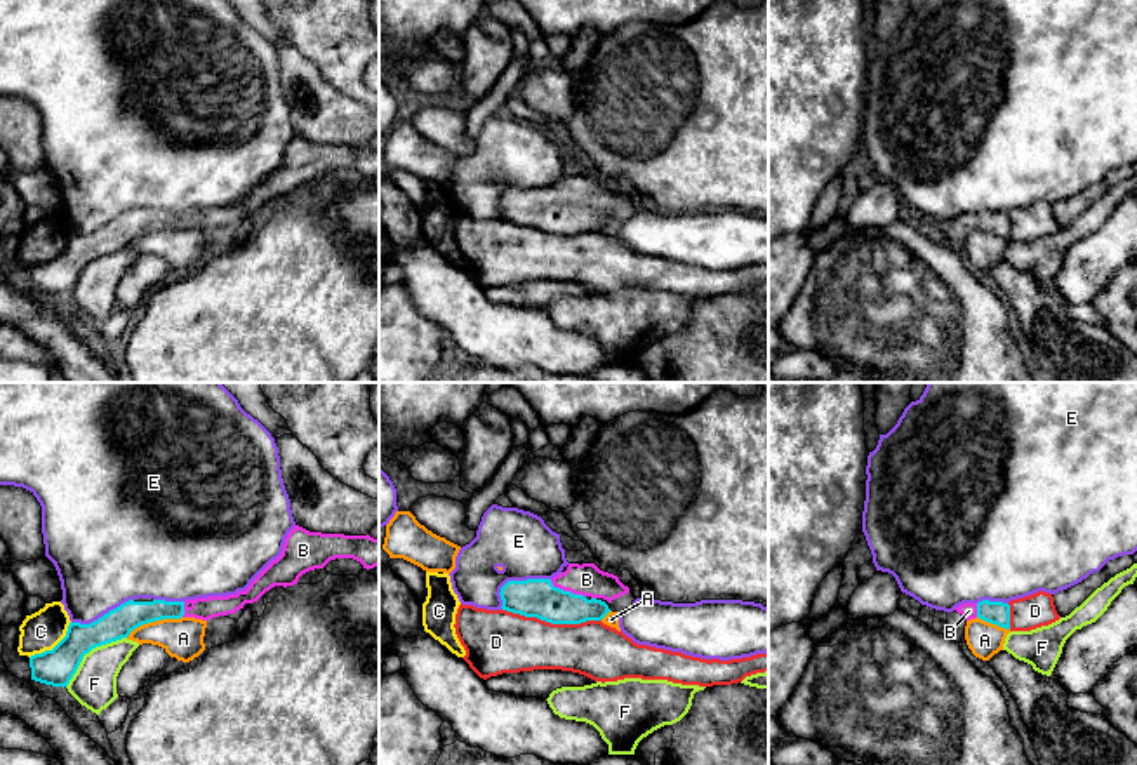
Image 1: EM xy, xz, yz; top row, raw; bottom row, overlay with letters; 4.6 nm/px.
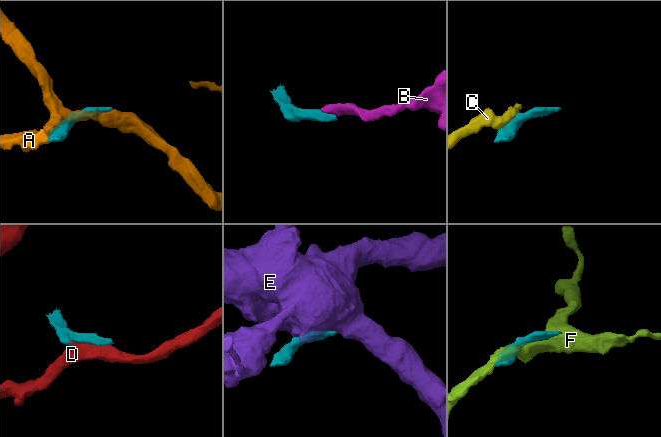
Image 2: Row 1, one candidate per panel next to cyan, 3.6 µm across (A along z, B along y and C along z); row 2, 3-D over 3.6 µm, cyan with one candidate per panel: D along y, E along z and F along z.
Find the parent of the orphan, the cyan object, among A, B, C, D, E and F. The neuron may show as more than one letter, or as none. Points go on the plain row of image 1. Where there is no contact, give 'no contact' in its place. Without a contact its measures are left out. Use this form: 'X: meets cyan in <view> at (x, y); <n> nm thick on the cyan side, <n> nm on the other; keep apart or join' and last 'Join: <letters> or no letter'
A: meets cyan in xy at (153, 232); 140 nm thick on the cyan side, 190 nm on the other; keep apart
B: meets cyan in xz at (567, 202); 180 nm thick on the cyan side, 150 nm on the other; join
C: meets cyan in xy at (56, 256); 170 nm thick on the cyan side, 180 nm on the other; keep apart
D: meets cyan in xz at (551, 233); 180 nm thick on the cyan side, 280 nm on the other; keep apart
E: meets cyan in xz at (515, 192); 180 nm thick on the cyan side, 280 nm on the other; keep apart
F: meets cyan in xy at (89, 261); 170 nm thick on the cyan side, 200 nm on the other; keep apart
Join: B

